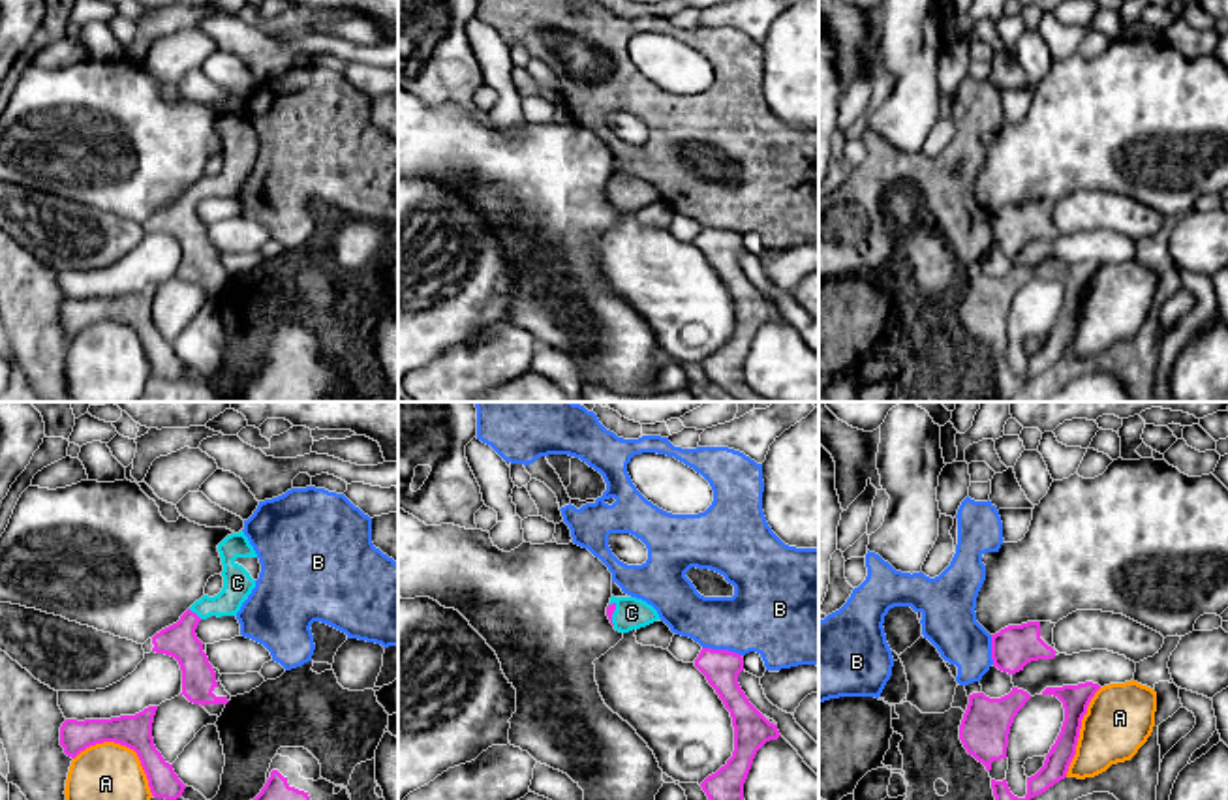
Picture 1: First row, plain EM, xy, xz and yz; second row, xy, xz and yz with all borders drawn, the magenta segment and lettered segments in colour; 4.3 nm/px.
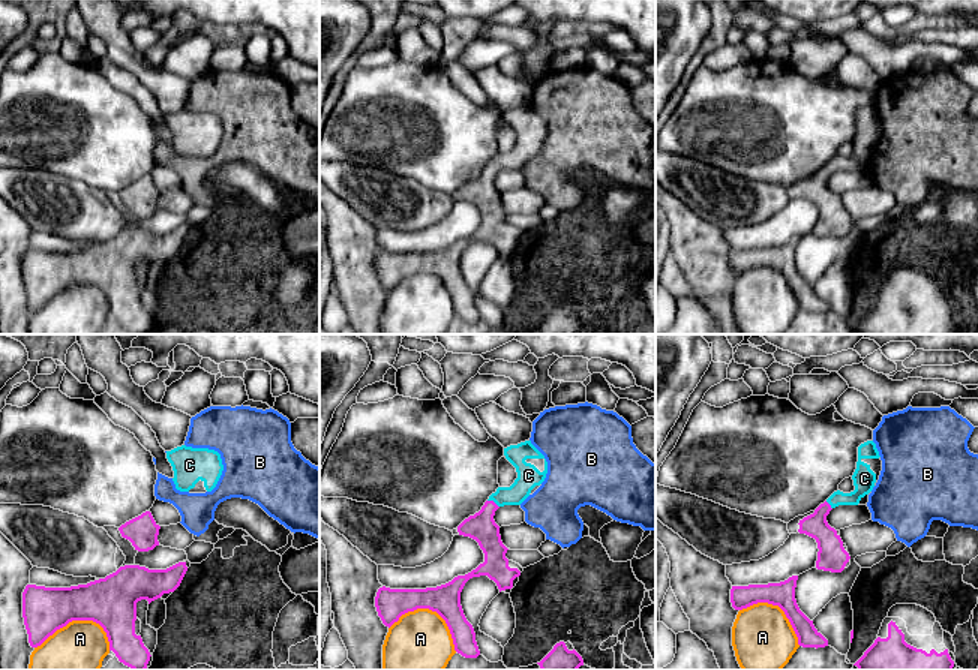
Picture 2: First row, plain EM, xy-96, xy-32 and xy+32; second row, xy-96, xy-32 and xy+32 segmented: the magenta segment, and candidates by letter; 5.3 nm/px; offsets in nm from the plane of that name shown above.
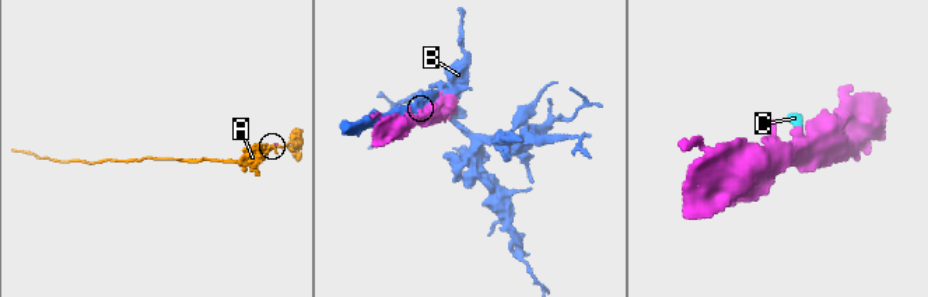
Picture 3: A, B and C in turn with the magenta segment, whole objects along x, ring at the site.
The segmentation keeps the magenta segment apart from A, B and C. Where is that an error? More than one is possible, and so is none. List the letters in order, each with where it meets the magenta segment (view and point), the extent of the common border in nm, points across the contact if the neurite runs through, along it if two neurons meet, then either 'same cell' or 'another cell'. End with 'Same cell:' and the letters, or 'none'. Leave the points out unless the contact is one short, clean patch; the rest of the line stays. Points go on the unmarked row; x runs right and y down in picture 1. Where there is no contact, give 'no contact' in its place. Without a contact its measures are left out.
A: meets magenta in xy at (126, 325); contact 380 nm long; another cell
B: meets magenta in xz at (721, 230); contact 170 nm long; another cell
C: meets magenta in xy at (194, 192); contact 80 nm long; runs through xy (179, 220), (194, 192), (214, 186), (237, 162); same cell
Same cell: C

